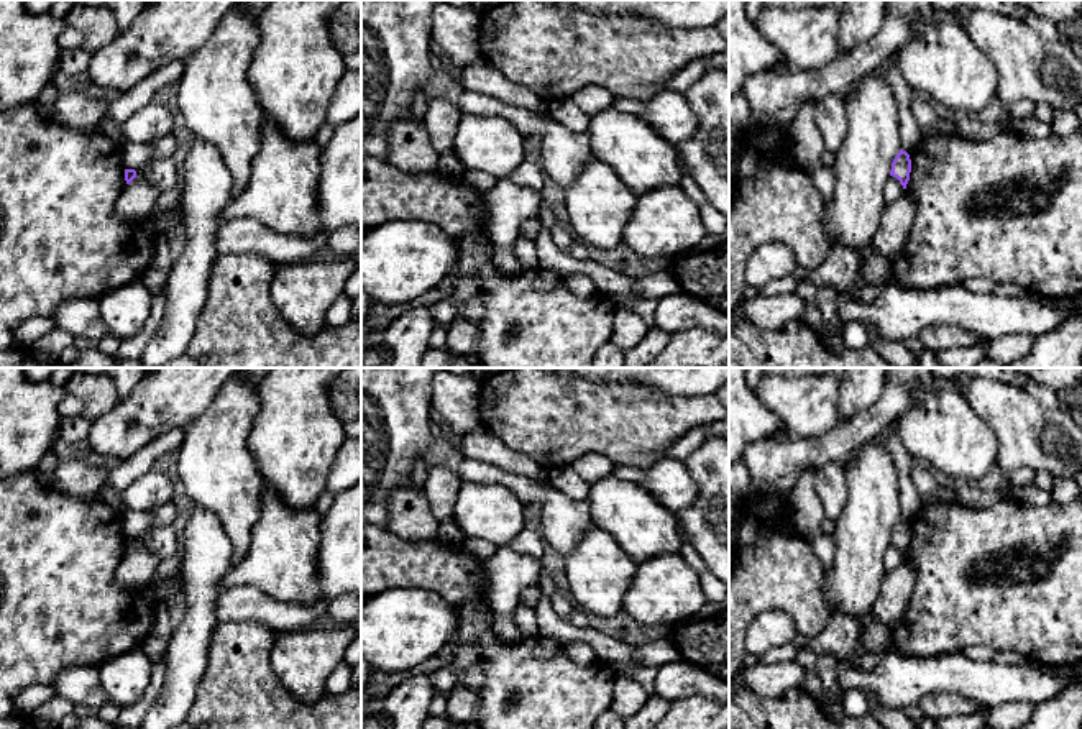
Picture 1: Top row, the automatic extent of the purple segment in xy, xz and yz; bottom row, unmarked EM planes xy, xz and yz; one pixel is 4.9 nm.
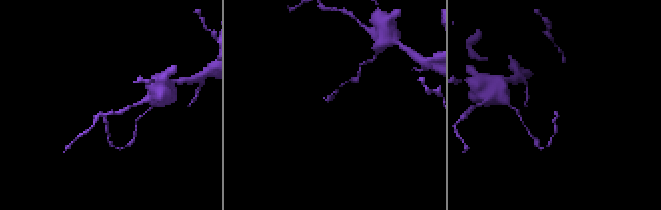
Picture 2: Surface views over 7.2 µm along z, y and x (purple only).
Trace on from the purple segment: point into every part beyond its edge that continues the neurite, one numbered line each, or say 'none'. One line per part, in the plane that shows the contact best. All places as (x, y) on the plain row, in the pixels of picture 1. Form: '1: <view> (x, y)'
none

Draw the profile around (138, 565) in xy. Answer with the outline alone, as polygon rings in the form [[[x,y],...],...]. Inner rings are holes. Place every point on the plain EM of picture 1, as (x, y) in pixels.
[[[136,539],[136,545],[123,555],[115,571],[118,586],[126,591],[141,591],[151,583],[159,563],[161,560],[148,548],[143,539]]]

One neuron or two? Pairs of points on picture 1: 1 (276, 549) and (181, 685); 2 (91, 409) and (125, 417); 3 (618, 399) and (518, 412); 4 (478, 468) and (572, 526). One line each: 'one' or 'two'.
1: two
2: two
3: one
4: one

